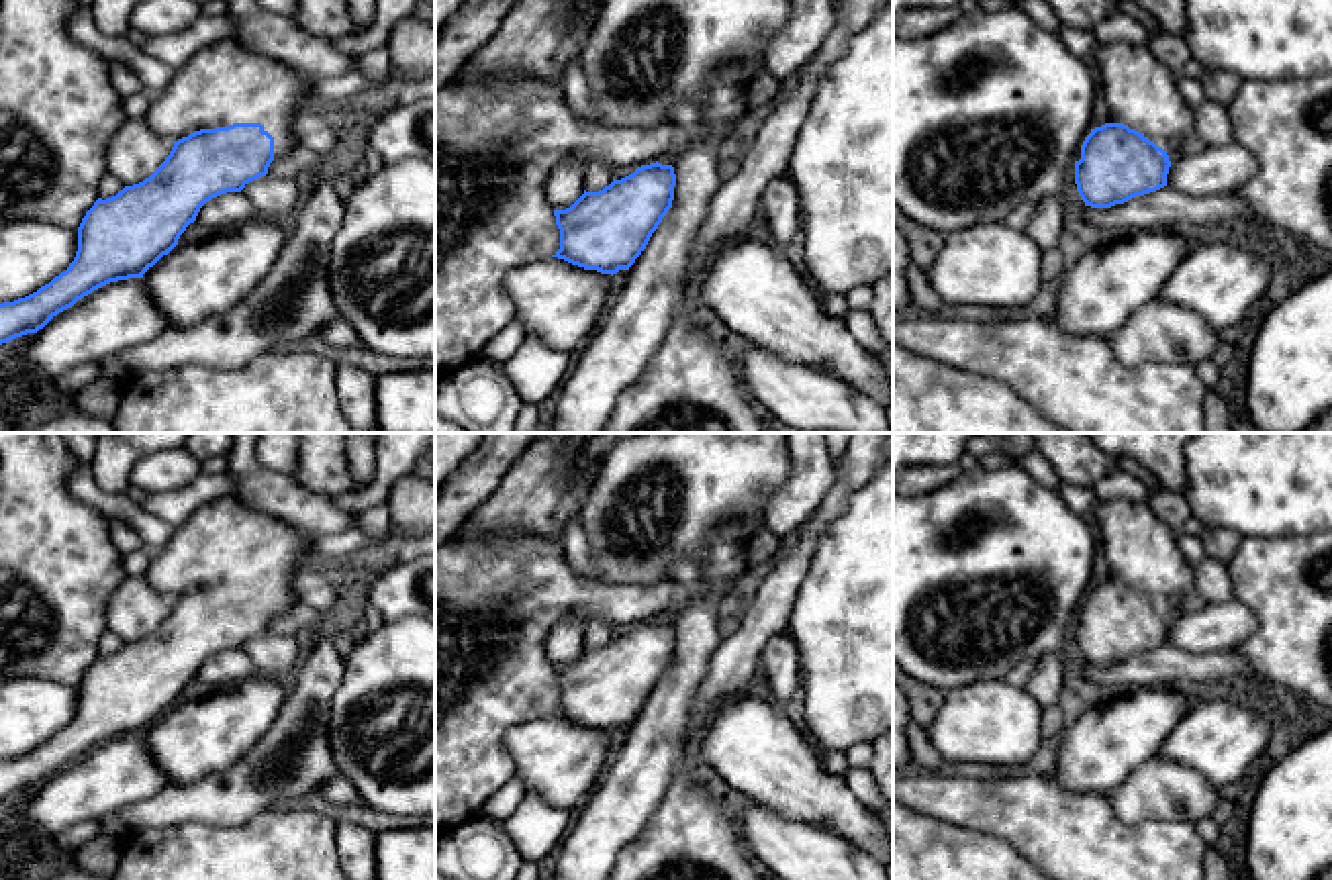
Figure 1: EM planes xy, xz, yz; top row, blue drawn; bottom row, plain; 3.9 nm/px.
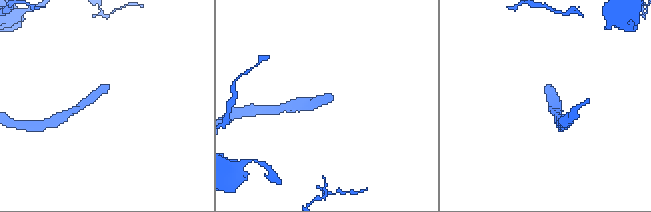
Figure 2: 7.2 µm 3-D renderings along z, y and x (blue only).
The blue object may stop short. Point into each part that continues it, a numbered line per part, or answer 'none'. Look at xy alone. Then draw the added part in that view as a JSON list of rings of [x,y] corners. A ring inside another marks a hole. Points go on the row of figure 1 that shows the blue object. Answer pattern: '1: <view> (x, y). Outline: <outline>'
1: xy (225, 82). Outline: [[[227,37],[202,47],[188,63],[176,69],[170,84],[151,96],[145,120],[153,133],[172,143],[200,129],[261,123],[264,131],[274,137],[274,157],[280,157],[298,147],[292,120],[306,106],[317,104],[308,98],[302,71]]]

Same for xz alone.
1: xz (558, 303). Outline: [[[545,257],[511,270],[503,292],[513,300],[525,337],[574,353],[611,304],[613,276]]]

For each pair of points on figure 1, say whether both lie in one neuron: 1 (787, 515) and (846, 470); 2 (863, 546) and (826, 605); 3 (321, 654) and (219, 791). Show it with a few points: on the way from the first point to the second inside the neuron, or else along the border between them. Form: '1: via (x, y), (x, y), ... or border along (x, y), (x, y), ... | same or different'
1: border along (836, 462), (834, 484), (807, 517) | different
2: via (863, 560), (863, 568), (840, 591) | same
3: via (313, 691), (305, 715), (256, 766) | same

